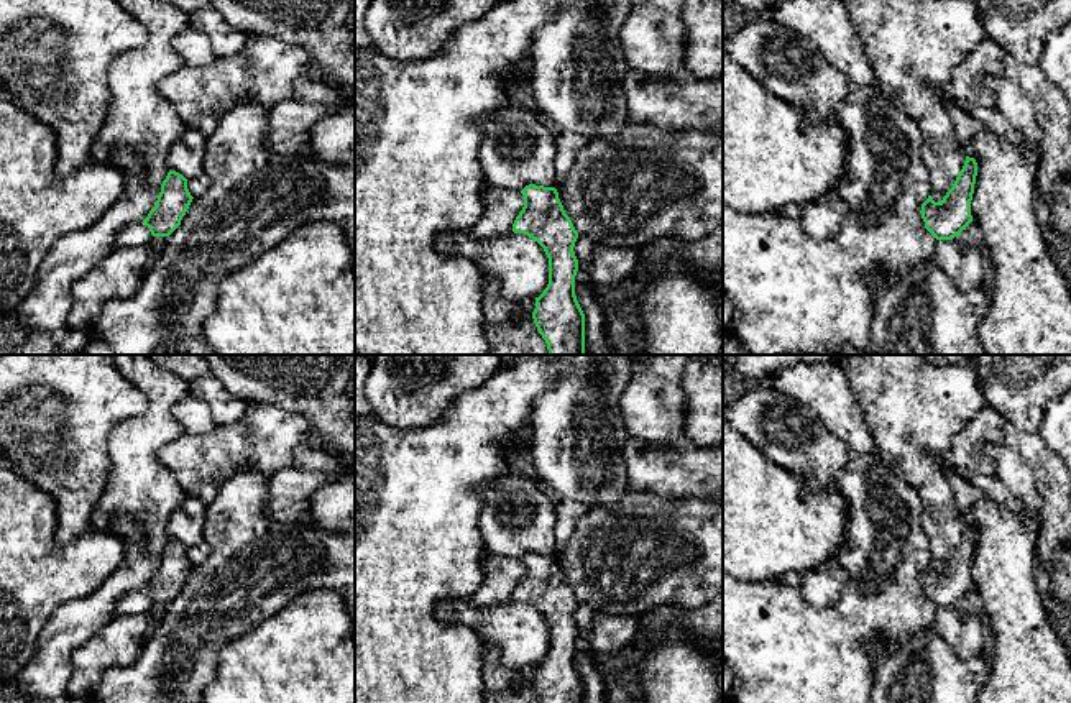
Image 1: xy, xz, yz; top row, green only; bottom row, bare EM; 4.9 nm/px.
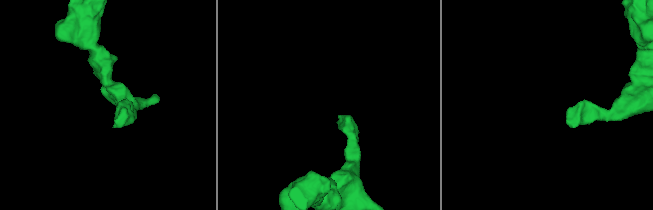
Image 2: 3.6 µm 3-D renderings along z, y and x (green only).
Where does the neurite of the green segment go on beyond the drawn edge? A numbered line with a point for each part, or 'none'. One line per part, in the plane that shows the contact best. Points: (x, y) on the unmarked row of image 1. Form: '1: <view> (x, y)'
1: xy (135, 603)

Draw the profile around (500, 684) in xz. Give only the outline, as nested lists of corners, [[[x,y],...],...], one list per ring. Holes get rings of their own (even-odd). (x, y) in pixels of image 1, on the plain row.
[[[498,646],[483,649],[483,696],[485,703],[540,703],[532,682],[503,664]]]

